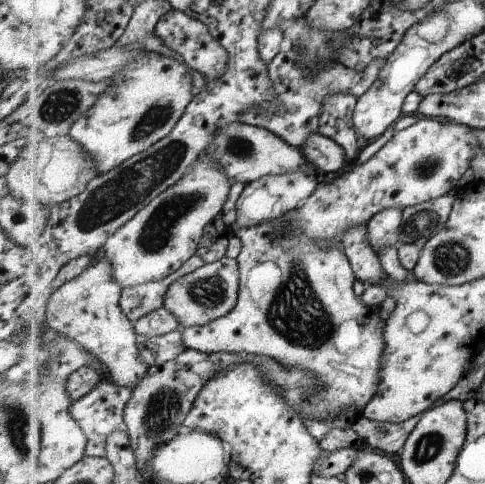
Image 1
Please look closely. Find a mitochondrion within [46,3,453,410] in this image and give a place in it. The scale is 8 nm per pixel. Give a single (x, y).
(112, 197)

